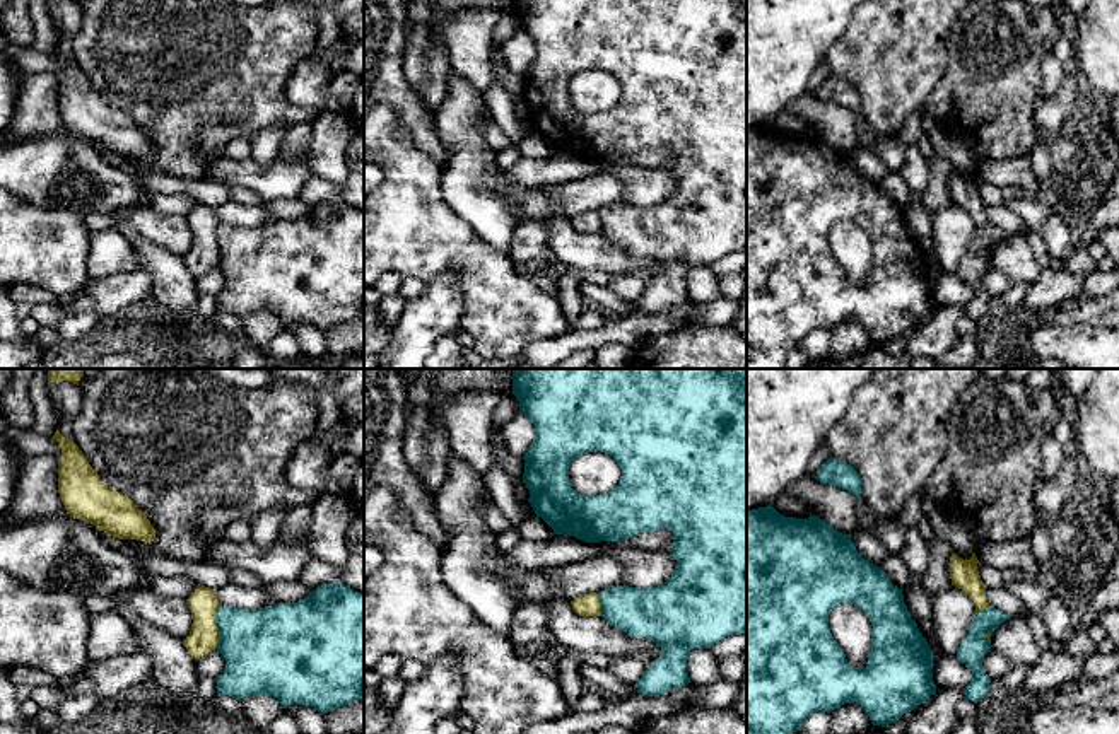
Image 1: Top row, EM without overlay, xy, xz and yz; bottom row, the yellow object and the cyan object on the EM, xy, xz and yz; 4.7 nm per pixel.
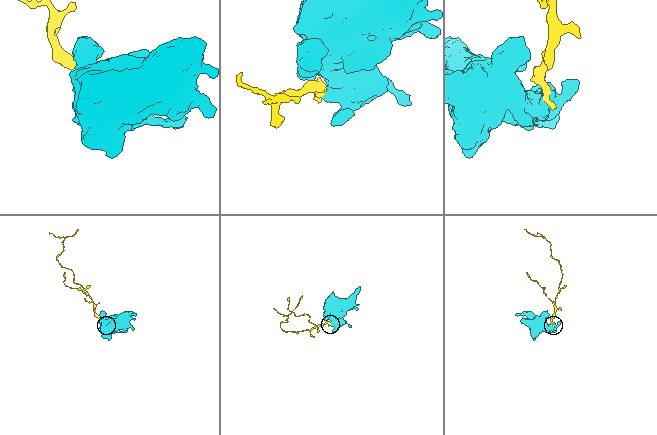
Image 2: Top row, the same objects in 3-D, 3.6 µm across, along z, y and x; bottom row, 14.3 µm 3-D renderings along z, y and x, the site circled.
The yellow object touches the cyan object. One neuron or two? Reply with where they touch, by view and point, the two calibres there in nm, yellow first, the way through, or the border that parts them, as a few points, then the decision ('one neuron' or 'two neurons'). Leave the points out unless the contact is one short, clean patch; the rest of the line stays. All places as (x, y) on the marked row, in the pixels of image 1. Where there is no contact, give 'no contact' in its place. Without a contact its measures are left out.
xy (216, 627) | 140/380 nm | along xy (221, 606), (217, 611), (219, 642), (216, 647) | two neurons

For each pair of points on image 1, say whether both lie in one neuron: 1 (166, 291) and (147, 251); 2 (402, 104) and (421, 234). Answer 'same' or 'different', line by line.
1: same
2: different

